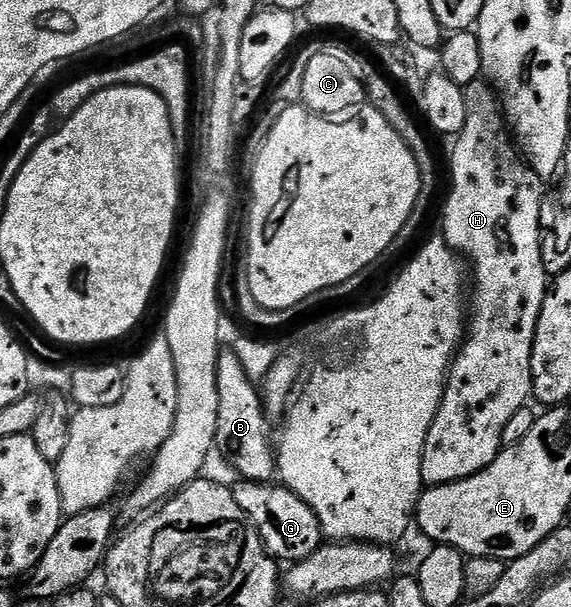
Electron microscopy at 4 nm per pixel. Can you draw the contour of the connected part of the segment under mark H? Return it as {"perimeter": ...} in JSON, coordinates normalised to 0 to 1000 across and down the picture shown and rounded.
{"perimeter":[[[839,129],[818,138],[813,160],[816,208],[793,236],[799,239],[792,244],[792,311],[778,336],[774,389],[823,437],[823,519],[816,527],[816,558],[785,610],[778,654],[753,702],[739,748],[739,787],[750,801],[823,787],[837,774],[858,768],[883,736],[879,708],[886,708],[886,695],[893,695],[893,687],[907,682],[932,652],[932,572],[942,524],[949,521],[949,504],[963,473],[963,456],[951,443],[946,410],[946,315],[954,298],[925,272],[900,236],[876,160],[853,130]]]}

